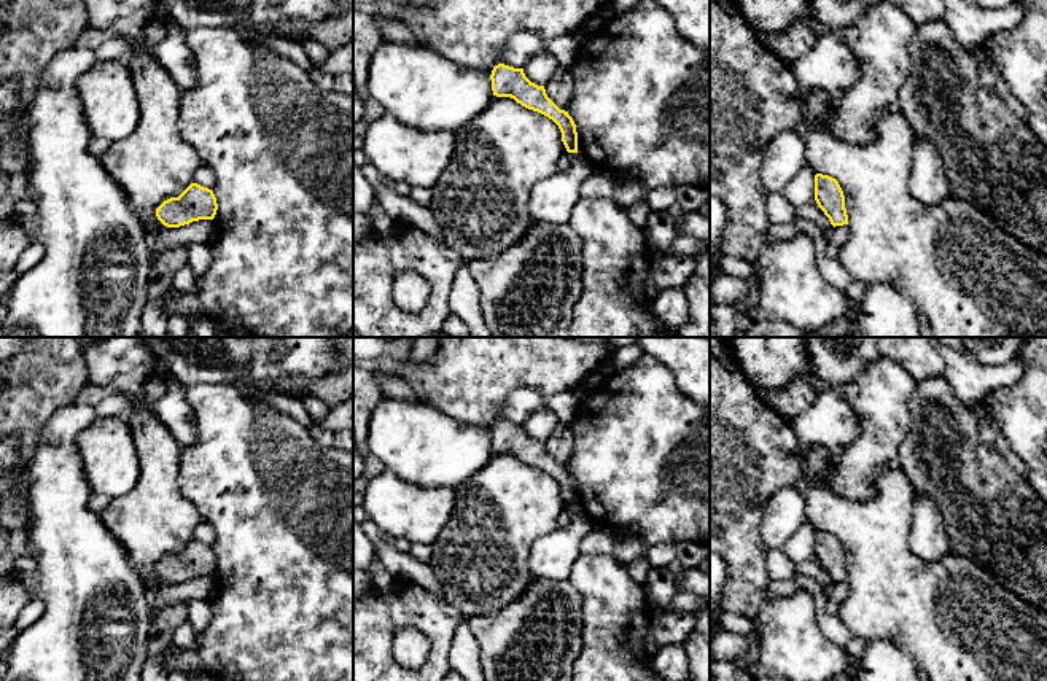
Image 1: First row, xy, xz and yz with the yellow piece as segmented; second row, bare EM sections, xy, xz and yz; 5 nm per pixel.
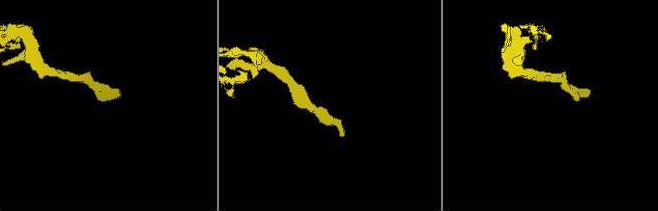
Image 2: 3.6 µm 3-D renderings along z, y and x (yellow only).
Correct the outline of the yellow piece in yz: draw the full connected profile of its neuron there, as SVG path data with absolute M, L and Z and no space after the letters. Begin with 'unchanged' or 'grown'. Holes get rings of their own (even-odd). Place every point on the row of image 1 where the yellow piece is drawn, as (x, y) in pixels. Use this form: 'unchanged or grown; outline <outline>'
unchanged; outline M823 173L815 175L815 200L834 228L848 224L845 196L835 178Z

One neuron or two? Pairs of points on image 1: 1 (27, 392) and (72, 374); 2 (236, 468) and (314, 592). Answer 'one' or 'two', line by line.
1: one
2: one

